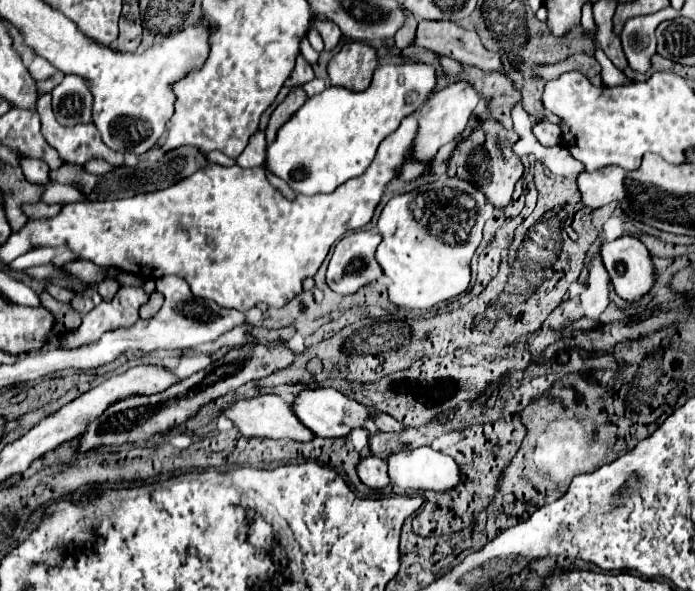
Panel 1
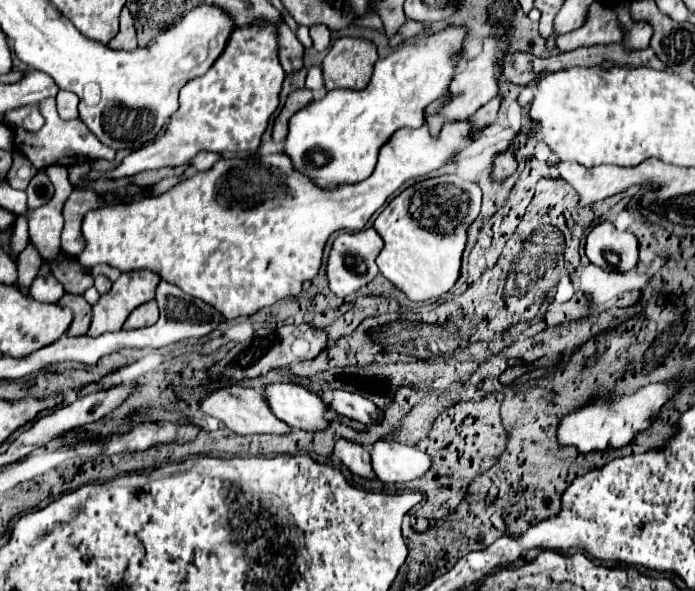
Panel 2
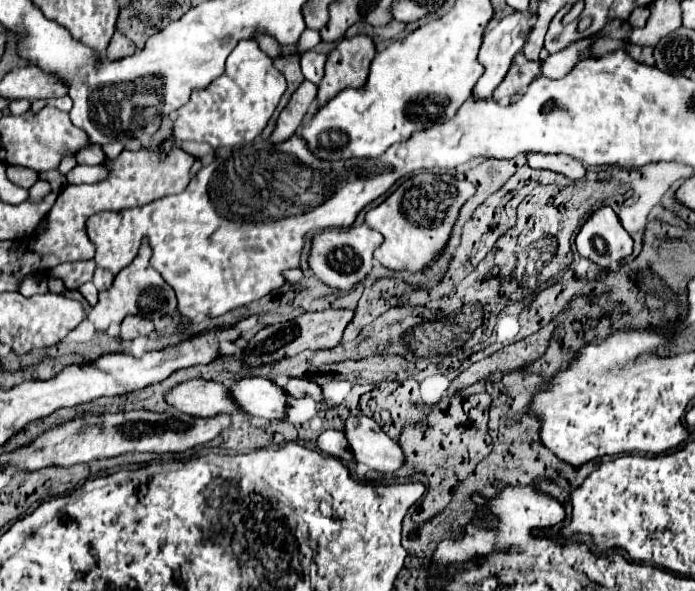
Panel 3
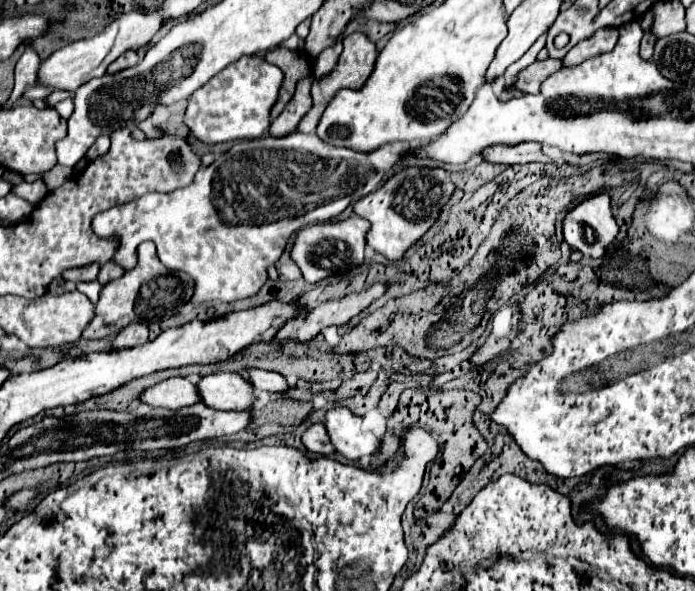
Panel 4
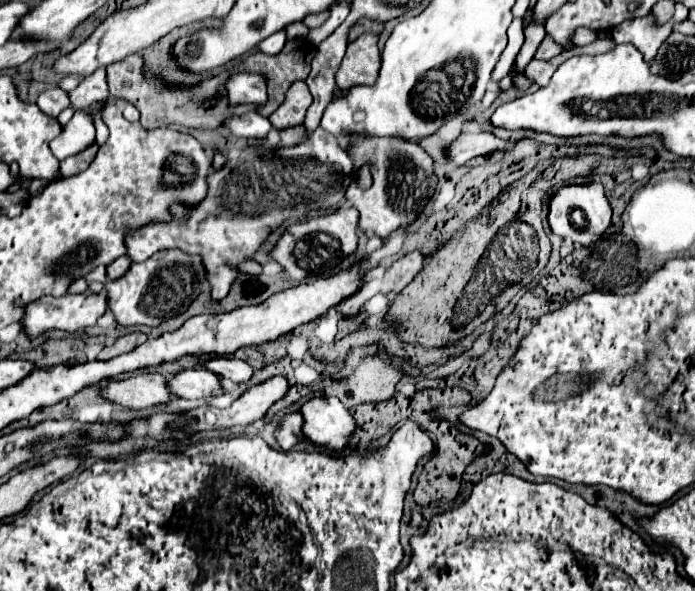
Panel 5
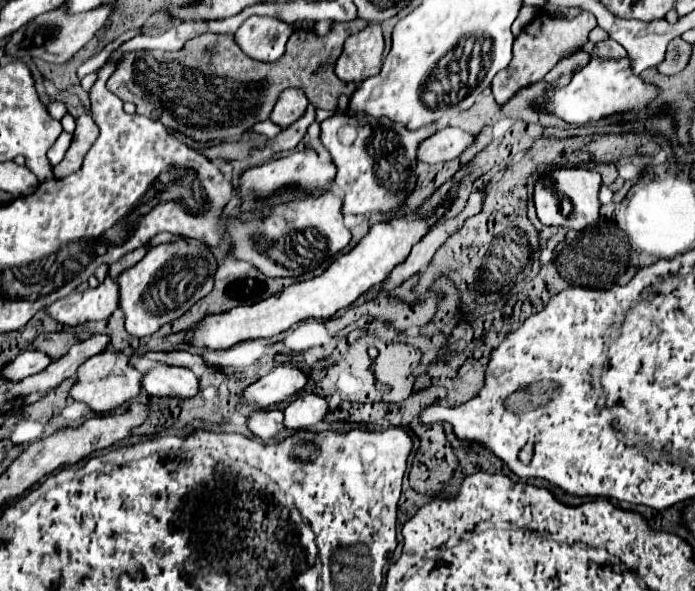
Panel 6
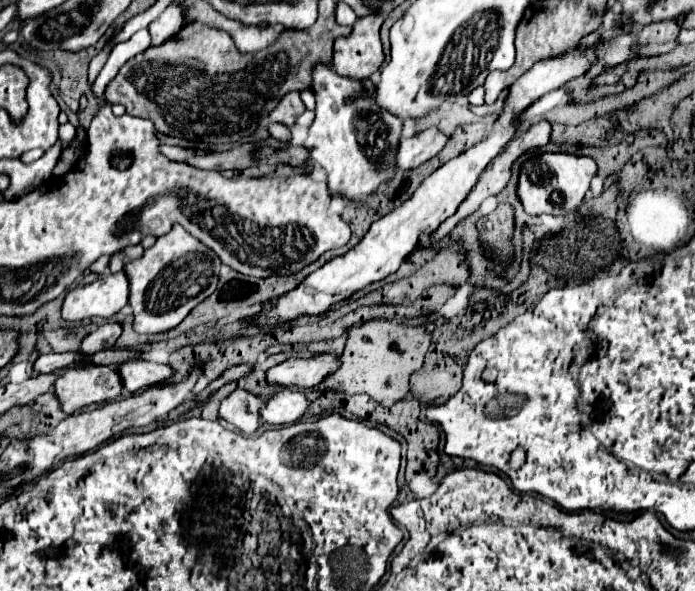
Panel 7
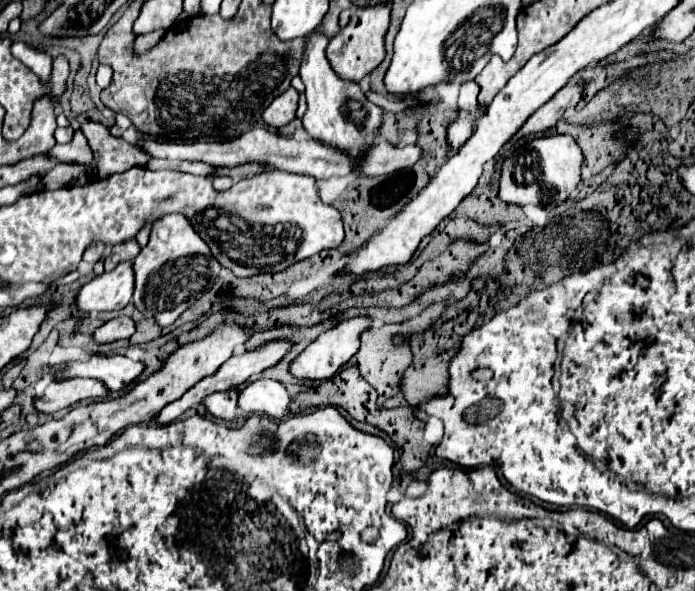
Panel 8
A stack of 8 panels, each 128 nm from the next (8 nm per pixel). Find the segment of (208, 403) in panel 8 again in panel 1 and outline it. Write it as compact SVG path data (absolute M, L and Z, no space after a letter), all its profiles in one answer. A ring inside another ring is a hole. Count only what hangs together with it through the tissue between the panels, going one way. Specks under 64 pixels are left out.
M378 456L362 458L360 464L358 464L358 476L366 486L370 486L374 490L386 488L390 484L390 476L388 476L388 470L386 470L386 460L382 460Z

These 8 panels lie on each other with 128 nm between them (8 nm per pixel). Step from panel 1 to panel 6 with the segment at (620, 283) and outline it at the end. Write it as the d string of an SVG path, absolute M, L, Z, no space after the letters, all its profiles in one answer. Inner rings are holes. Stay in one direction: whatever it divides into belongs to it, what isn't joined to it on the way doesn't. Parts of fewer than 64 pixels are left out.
M564 168L548 172L534 186L536 214L546 226L556 226L556 228L562 226L568 230L582 232L600 220L600 200L598 200L600 186L602 186L600 174L594 170Z

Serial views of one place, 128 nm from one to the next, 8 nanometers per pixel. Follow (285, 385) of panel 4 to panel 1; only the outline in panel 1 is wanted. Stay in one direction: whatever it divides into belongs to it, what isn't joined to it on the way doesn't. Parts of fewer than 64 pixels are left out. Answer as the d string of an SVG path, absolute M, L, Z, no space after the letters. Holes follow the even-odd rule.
M388 414L378 416L378 418L376 418L376 424L378 424L378 428L384 430L384 432L404 432L404 430L406 430L404 424L400 424L398 420L394 420L394 418L388 416Z

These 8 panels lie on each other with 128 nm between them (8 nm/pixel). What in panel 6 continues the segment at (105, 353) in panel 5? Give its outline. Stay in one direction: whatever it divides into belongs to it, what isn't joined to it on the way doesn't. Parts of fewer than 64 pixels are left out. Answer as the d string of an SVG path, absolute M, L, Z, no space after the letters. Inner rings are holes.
M104 350L90 360L86 360L78 368L78 382L72 386L70 396L78 402L88 404L94 412L114 412L126 402L136 400L142 394L142 376L138 370L128 366L130 356L126 354L114 354L110 350Z

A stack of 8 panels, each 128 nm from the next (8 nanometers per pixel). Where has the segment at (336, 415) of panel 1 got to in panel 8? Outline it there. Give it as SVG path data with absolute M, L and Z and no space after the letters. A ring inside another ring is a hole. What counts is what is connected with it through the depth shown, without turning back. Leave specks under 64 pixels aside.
M94 356L84 362L68 362L64 366L66 378L96 378L102 380L110 390L122 390L130 386L142 372L144 372L142 362L134 362L126 356L112 356L112 358L100 358Z

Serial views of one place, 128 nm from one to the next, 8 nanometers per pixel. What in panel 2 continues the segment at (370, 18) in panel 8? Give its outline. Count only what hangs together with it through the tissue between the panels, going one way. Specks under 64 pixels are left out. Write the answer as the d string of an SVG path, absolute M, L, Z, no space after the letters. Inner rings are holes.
M338 38L322 62L326 90L364 90L372 78L376 46L362 38Z

